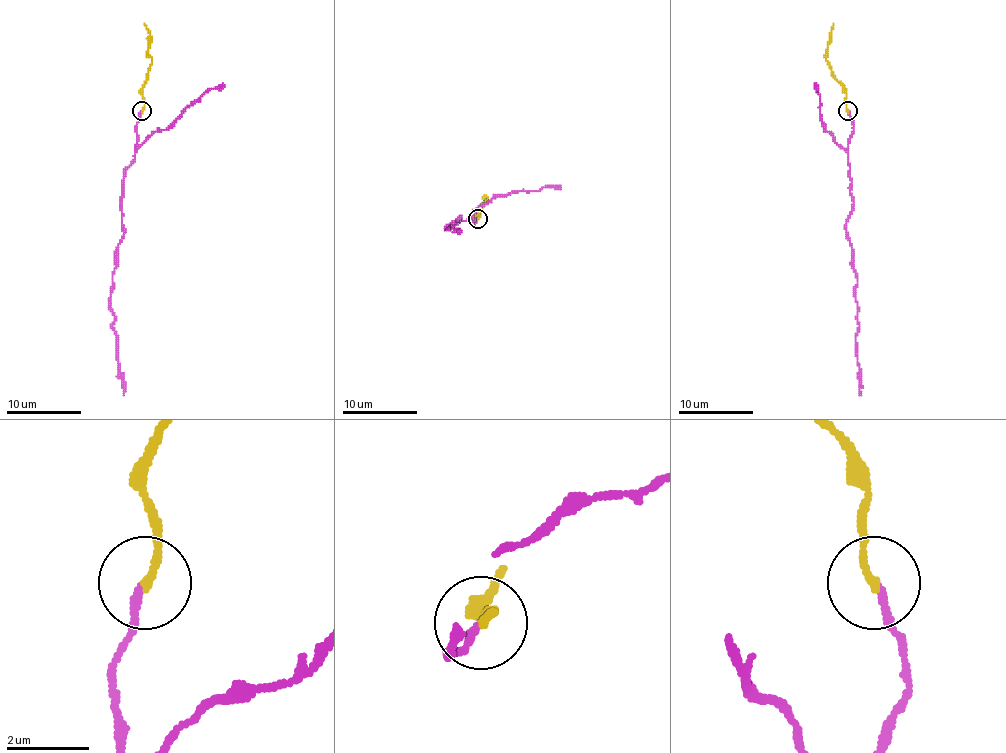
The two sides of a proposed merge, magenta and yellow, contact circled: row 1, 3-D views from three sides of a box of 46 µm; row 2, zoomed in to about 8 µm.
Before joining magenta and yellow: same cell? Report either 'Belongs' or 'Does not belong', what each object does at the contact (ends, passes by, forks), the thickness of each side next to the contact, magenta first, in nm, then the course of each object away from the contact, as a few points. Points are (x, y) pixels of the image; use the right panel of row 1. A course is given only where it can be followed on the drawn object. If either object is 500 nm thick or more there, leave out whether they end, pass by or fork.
Belongs. At the ring magenta ends. At the ring yellow ends. Thickness 170 nm (magenta) against 190 nm. Course of magenta: (848, 111), (853, 124), (848, 161), (853, 202), (846, 231), (857, 275), (855, 352), (861, 395). Course of yellow: (848, 111), (844, 87), (825, 59), (833, 23)

